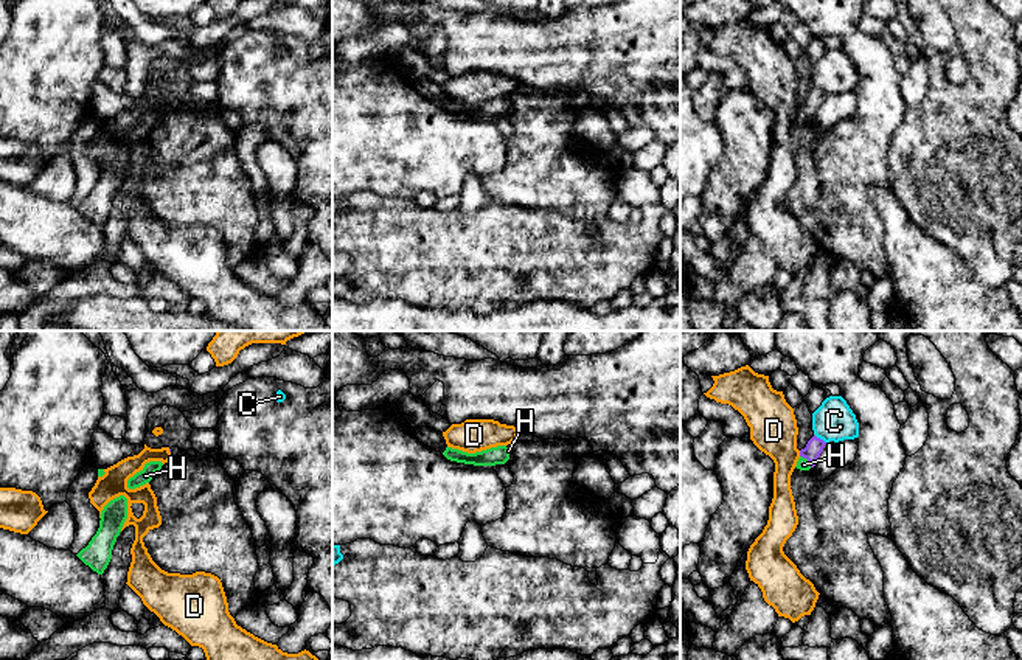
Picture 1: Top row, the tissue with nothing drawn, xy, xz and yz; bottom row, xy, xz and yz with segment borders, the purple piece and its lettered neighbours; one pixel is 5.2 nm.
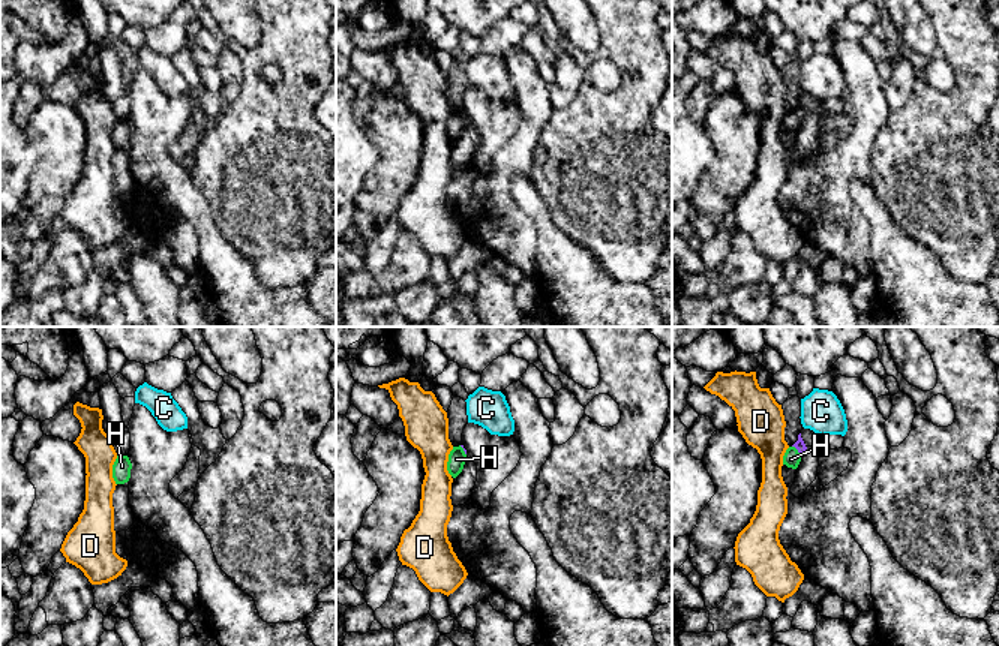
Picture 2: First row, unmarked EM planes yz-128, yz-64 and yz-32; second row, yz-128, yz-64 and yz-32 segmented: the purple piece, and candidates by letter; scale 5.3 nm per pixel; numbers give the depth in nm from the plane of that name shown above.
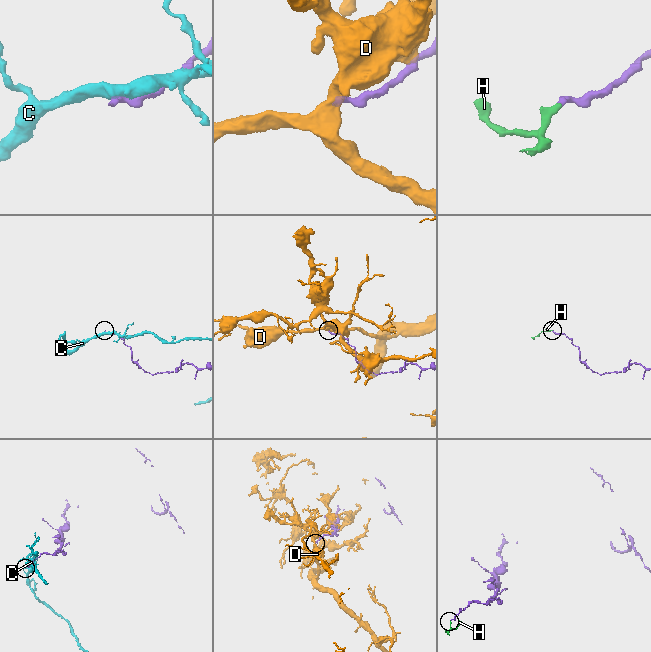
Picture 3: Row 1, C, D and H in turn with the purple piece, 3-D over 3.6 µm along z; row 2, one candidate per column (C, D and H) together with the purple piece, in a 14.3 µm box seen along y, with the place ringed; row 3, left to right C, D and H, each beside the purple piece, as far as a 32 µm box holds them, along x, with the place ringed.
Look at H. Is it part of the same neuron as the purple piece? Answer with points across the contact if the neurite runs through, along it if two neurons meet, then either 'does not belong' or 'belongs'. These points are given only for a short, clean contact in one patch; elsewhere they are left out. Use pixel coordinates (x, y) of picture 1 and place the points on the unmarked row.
way yz (814, 100), (806, 111), (803, 117); belongs

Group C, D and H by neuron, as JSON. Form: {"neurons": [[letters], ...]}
{"neurons": [["C"], ["D"], ["H"]]}

